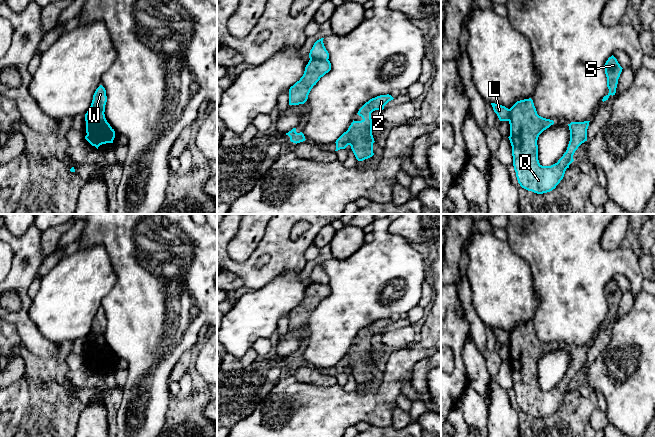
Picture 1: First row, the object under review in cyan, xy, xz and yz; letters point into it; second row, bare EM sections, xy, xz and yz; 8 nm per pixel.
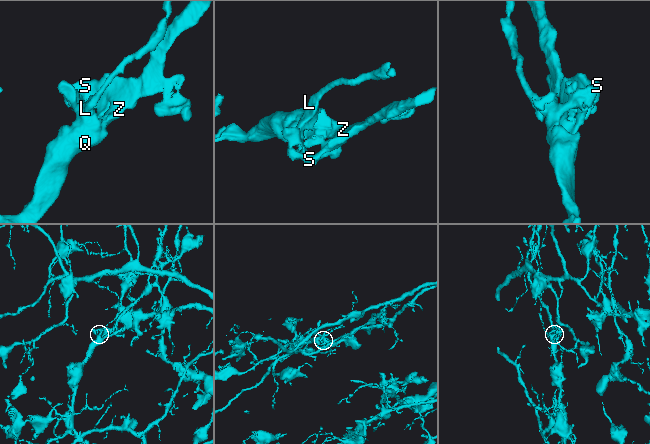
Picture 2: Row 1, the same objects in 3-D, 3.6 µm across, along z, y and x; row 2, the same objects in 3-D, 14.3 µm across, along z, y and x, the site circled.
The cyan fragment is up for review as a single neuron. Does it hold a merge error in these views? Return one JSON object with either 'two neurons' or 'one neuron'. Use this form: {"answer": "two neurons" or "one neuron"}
{"answer": "two neurons"}

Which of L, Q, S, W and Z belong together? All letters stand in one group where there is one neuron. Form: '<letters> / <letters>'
L / Q S W Z

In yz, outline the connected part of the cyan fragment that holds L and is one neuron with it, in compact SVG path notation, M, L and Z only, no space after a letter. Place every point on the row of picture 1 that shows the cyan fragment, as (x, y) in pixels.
M491 103L494 112L497 114L500 121L509 121L510 119L510 109L505 106Z

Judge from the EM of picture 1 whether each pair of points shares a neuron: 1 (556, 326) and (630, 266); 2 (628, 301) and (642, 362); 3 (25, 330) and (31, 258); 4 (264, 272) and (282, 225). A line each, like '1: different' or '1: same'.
1: same
2: different
3: same
4: same

